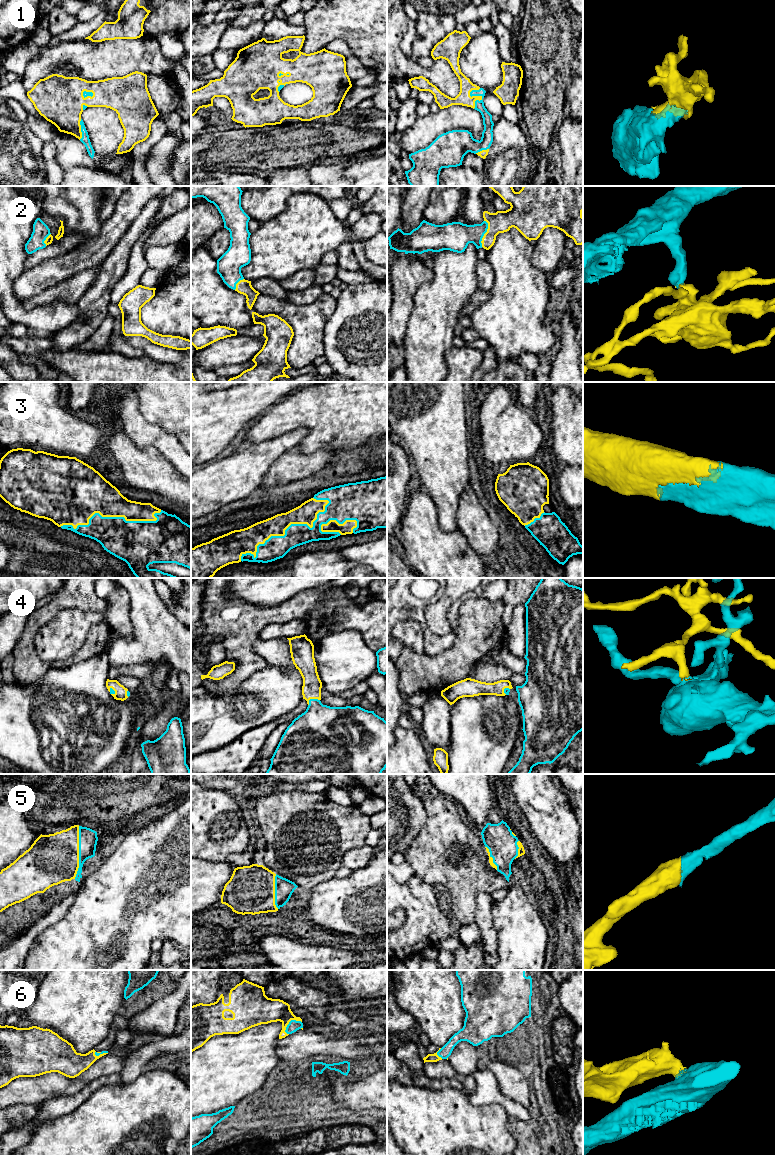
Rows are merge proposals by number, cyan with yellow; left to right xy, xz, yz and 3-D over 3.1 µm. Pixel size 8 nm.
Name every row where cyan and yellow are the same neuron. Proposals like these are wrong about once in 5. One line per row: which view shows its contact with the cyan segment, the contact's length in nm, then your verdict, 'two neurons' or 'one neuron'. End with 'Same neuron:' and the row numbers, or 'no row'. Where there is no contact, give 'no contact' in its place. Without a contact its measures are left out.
1: yz | 180 nm | one neuron
2: yz | 220 nm | one neuron
3: xz | 850 nm | one neuron
4: xz | 110 nm | one neuron
5: xy | 420 nm | one neuron
6: xz | 170 nm | one neuron
Same neuron: 1, 2, 3, 4, 5, 6

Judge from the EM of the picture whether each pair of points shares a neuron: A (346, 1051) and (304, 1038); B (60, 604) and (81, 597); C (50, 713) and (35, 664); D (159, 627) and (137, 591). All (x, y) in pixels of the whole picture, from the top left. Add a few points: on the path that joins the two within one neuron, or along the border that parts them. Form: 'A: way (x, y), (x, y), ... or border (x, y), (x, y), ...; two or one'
A: way (336, 1047), (314, 1044); one
B: way (65, 599), (76, 597); one
C: border (51, 667), (37, 682), (28, 685), (17, 684); two
D: way (151, 618), (144, 600); one

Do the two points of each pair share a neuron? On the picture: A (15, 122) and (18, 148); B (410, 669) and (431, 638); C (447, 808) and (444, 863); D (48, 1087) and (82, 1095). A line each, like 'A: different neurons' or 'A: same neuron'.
A: same neuron
B: different neurons
C: same neuron
D: different neurons

